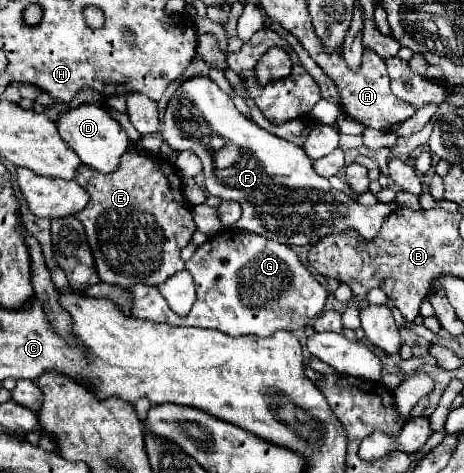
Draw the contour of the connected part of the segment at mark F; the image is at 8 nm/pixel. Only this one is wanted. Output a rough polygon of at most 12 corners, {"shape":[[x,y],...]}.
{"shape":[[210,77],[176,89],[162,139],[200,157],[238,229],[290,247],[372,241],[390,213],[332,189],[300,145]]}

